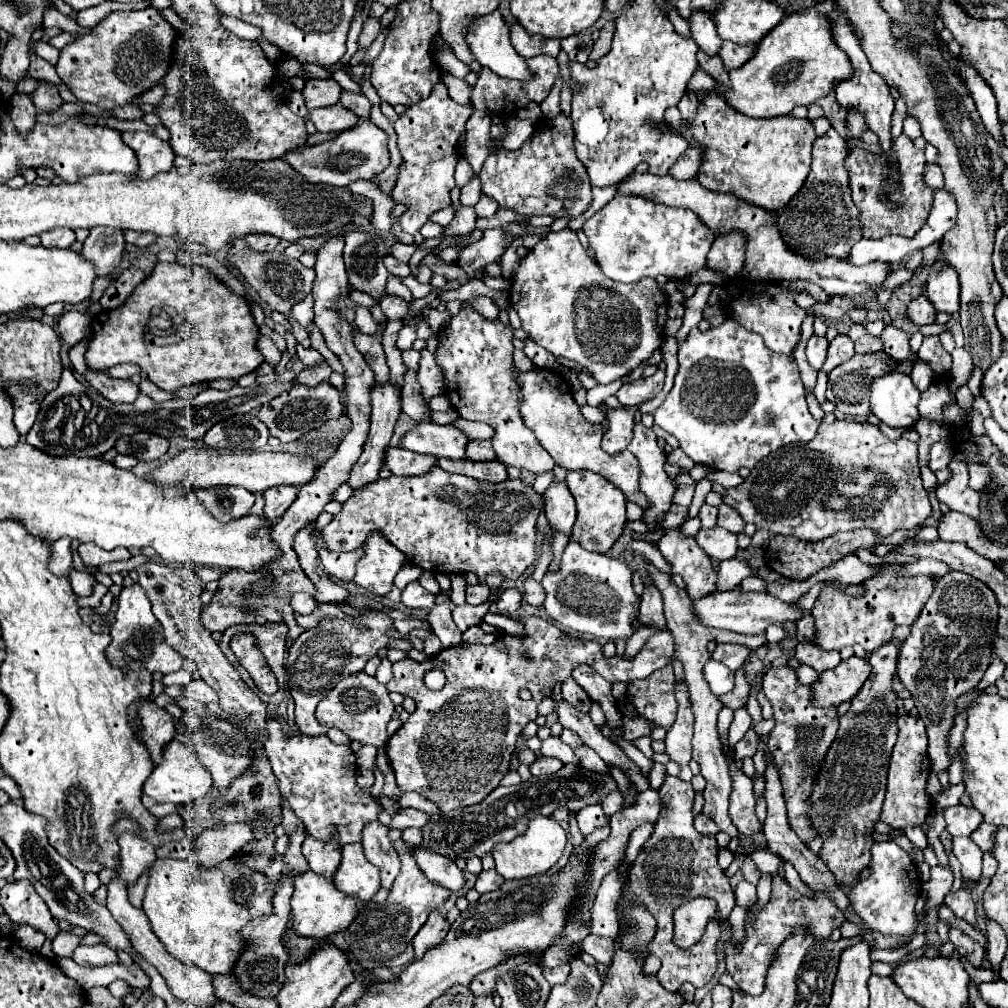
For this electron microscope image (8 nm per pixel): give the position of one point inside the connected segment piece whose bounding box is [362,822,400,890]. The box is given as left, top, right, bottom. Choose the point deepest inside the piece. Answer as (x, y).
(377, 846)

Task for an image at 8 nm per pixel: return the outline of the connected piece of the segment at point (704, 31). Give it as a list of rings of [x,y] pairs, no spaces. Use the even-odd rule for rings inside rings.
[[[694,12],[688,24],[692,30],[692,38],[700,46],[700,50],[706,52],[708,56],[716,56],[722,46],[722,40],[716,32],[714,20],[706,12]]]

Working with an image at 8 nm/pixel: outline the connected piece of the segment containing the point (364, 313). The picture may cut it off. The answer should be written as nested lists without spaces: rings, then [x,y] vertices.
[[[356,308],[356,326],[360,332],[366,332],[366,334],[374,334],[378,330],[378,324],[372,320],[370,316],[370,310],[368,308]]]

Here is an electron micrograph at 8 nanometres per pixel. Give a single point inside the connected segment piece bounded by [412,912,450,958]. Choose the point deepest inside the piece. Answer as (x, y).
(434, 931)

